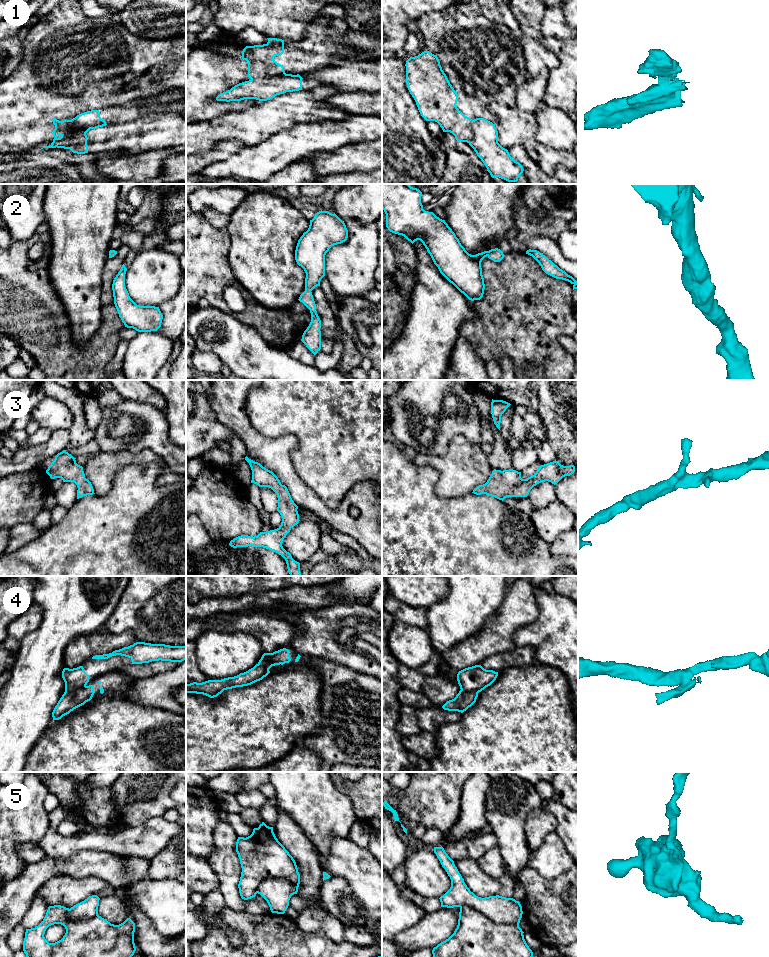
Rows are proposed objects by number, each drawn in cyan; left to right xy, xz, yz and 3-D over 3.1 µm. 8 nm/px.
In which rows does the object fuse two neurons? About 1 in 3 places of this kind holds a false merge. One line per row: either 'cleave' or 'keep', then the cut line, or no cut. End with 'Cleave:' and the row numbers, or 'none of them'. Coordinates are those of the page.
1: cleave | xy (78, 132), (72, 132), (53, 141)
2: keep | no cut
3: keep | no cut
4: cleave | xy (85, 685), (74, 690), (65, 691)
5: cleave | yz (460, 906), (470, 906), (495, 922), (513, 923), (518, 926)
Cleave: 1, 4, 5

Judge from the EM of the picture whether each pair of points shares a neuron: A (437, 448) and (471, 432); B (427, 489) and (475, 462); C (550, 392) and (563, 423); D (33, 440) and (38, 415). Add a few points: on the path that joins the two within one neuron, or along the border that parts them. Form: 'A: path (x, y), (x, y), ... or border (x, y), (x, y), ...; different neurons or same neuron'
A: path (444, 439), (453, 430), (462, 430); same neuron
B: border (423, 464), (438, 473), (436, 492), (456, 497); different neurons
C: path (558, 400), (563, 405), (563, 415); same neuron
D: border (40, 426), (47, 427), (51, 431); different neurons

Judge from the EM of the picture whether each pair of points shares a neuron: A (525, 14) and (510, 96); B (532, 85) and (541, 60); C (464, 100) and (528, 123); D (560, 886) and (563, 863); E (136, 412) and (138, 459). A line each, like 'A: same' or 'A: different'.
A: different
B: different
C: different
D: different
E: different

